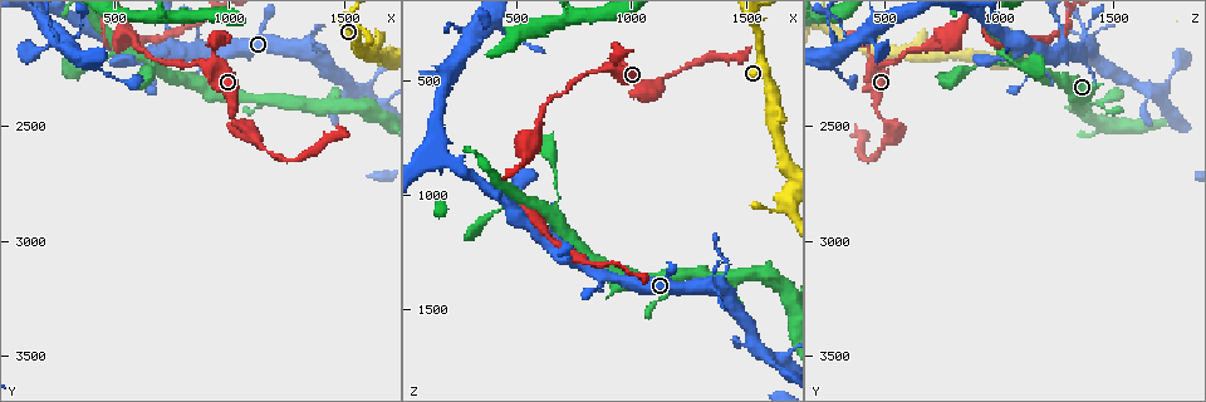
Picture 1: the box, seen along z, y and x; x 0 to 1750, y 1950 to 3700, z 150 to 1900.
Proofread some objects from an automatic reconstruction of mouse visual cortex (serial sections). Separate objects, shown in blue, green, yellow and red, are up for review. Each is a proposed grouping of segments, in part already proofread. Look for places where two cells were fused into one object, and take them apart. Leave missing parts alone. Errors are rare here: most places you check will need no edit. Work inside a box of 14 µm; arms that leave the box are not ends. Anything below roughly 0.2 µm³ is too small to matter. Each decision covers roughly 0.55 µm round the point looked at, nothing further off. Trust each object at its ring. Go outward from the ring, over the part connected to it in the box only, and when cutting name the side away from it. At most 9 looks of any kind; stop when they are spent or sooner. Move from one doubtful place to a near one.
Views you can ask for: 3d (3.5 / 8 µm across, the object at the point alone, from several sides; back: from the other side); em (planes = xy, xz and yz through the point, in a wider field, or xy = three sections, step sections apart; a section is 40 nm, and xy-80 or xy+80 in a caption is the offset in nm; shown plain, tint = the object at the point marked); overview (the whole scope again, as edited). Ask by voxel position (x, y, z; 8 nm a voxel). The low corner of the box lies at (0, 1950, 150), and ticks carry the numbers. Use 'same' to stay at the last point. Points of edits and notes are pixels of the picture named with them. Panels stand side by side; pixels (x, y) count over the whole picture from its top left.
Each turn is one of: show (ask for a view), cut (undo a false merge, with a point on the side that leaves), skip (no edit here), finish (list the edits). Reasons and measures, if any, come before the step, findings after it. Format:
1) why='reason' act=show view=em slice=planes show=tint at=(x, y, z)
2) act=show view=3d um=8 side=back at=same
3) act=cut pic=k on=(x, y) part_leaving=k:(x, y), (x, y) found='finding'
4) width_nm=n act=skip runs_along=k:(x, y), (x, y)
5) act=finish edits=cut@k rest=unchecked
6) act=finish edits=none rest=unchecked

why='thin neck' act=show view=3d um=3.5 at=(790, 2240, 470)

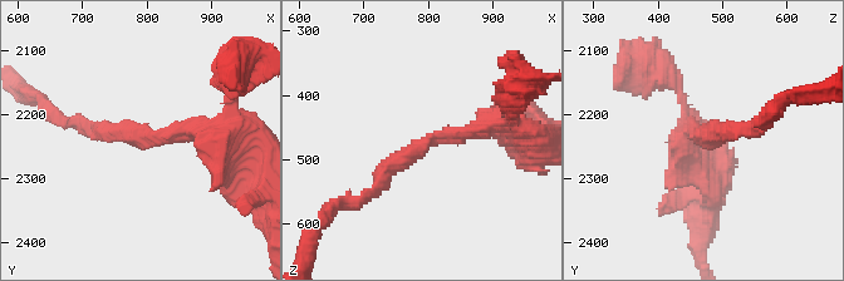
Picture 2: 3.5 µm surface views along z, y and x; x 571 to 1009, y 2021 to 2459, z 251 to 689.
arm_widths_nm=200,300 why='shape alone is not enough' act=show view=em slice=xy step=2 show=tint at=(805, 2230, 470)

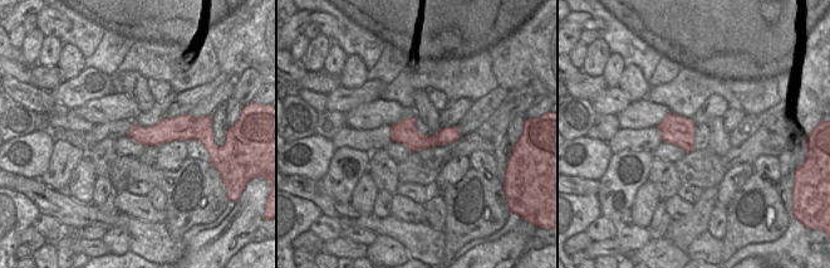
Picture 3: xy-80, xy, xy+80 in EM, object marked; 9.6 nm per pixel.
width_nm=220 act=skip runs_along=2:(506, 122), (428, 138), (367, 196) found='one cell here'

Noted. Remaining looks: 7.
why='sharp bend' act=show view=3d um=3.5 side=back at=(1070, 2530, 550)

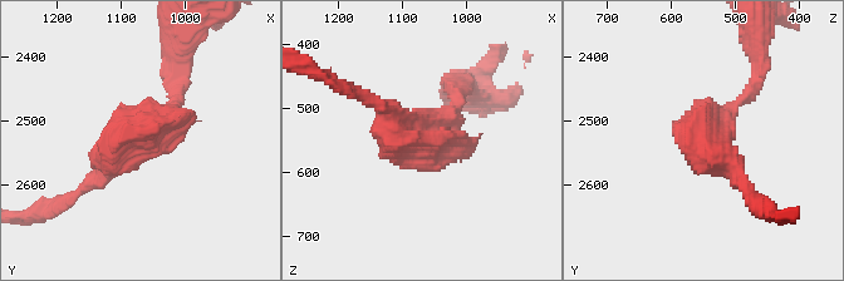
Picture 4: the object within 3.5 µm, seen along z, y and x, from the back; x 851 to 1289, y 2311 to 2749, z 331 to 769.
act=show view=em slice=xy step=3 show=tint at=(1085, 2525, 550)

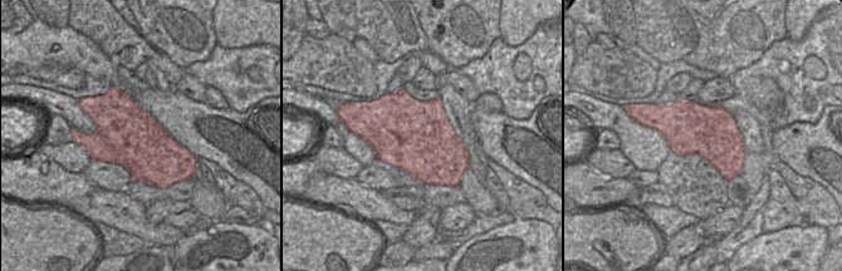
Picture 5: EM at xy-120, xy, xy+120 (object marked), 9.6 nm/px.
act=skip runs_along=4:(175, 89), (175, 104), (86, 186) found='all the same cell'

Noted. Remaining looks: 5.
why='two arms in line, one across' act=show view=3d um=3.5 at=(260, 2150, 290)

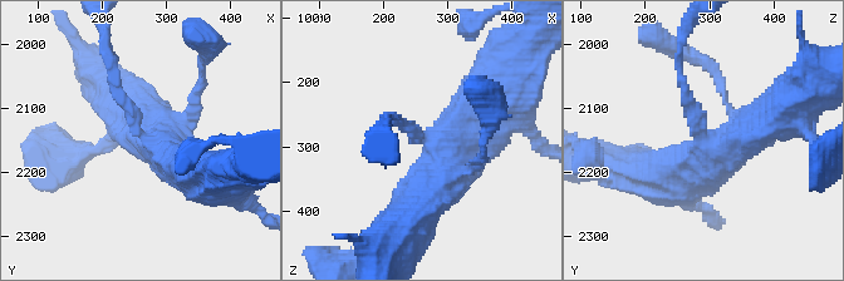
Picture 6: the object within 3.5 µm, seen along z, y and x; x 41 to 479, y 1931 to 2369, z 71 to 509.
why='shape alone is not enough' act=show view=em slice=planes show=tint at=(270, 2150, 295)

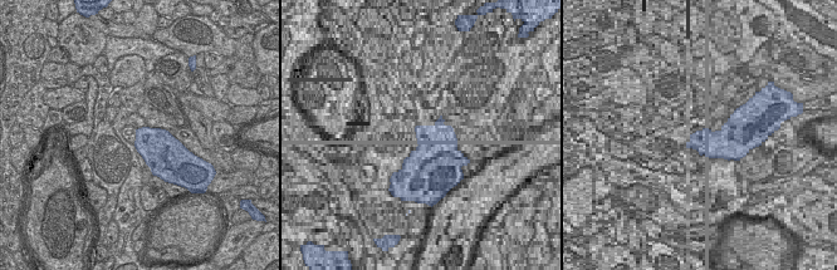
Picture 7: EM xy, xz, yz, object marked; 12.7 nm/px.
act=skip runs_along=6:(415, 212), (499, 93) found='continuous, no second cell'

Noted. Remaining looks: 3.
why='branch point' act=show view=3d um=8 side=back at=(1580, 2360, 1710)

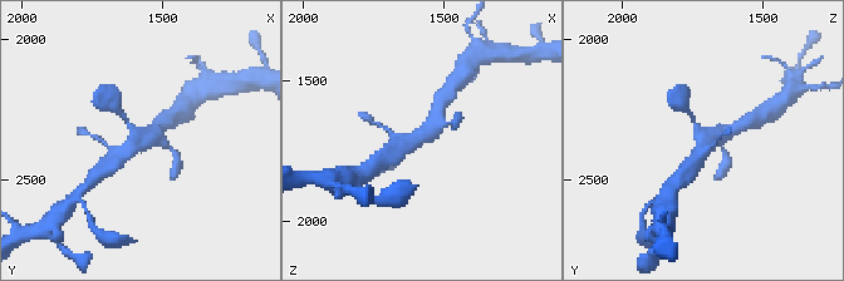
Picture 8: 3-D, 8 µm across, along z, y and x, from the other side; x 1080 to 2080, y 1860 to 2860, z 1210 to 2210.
act=show view=3d um=3.5 at=(1580, 2340, 1690)

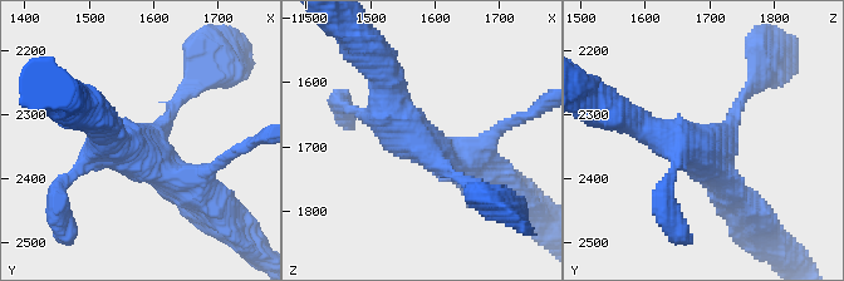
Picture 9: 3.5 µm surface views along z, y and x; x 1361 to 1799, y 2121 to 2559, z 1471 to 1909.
arms=3 arm_widths_nm=150,400,450 why='shape alone is not enough' act=show view=em slice=xy step=5 show=tint at=(1590, 2350, 1705)

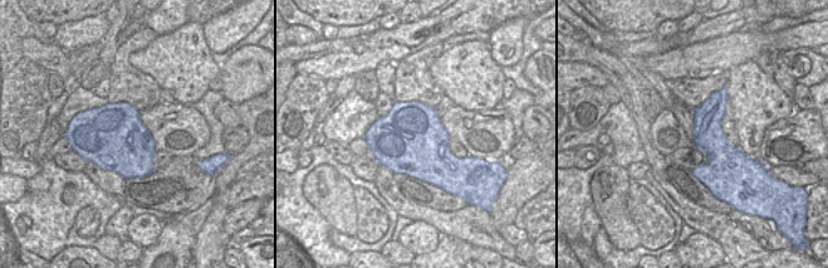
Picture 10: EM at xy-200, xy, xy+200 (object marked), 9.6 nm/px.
act=skip runs_along=10:(724, 92), (713, 110), (709, 183) found='all the same cell'

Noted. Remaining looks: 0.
act=finish edits=none rest=unchecked

